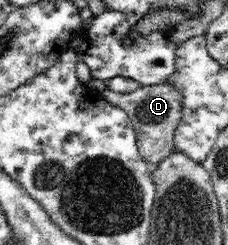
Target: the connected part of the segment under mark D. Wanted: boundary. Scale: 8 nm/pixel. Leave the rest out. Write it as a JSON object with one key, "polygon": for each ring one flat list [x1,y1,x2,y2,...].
{"polygon":[[170,84,140,85,131,93,117,93,105,87,105,101,126,111,136,132,136,144,141,157,151,166,159,164,174,151,174,131,181,119,181,96]]}

